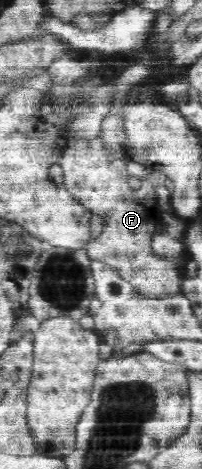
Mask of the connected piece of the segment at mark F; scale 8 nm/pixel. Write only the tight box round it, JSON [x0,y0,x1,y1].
[60,149,184,298]

